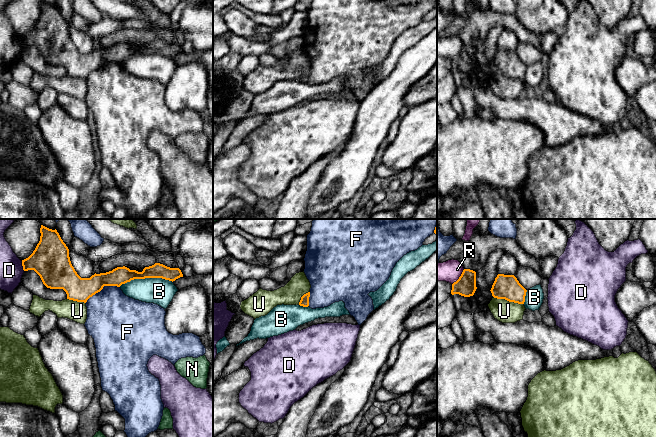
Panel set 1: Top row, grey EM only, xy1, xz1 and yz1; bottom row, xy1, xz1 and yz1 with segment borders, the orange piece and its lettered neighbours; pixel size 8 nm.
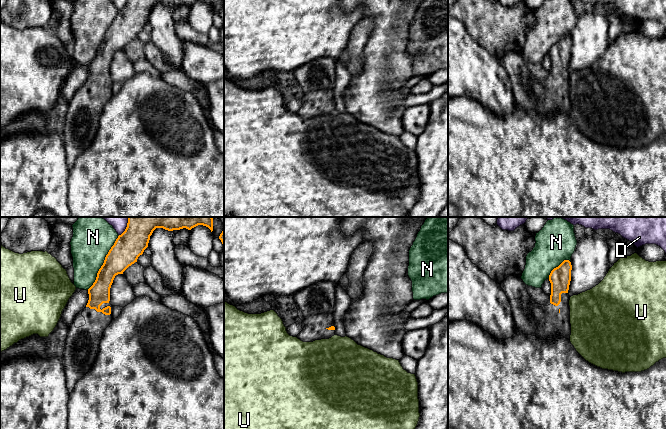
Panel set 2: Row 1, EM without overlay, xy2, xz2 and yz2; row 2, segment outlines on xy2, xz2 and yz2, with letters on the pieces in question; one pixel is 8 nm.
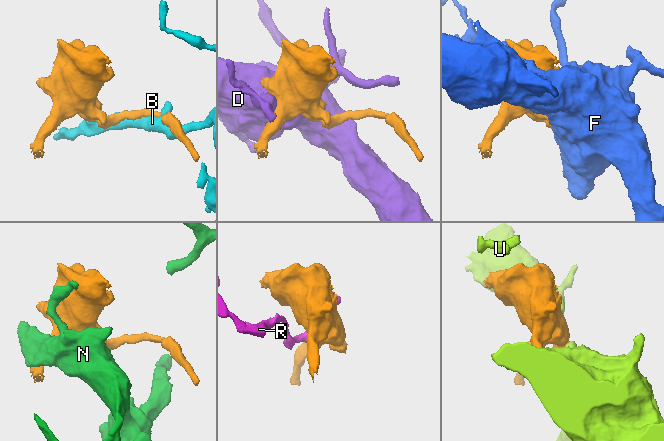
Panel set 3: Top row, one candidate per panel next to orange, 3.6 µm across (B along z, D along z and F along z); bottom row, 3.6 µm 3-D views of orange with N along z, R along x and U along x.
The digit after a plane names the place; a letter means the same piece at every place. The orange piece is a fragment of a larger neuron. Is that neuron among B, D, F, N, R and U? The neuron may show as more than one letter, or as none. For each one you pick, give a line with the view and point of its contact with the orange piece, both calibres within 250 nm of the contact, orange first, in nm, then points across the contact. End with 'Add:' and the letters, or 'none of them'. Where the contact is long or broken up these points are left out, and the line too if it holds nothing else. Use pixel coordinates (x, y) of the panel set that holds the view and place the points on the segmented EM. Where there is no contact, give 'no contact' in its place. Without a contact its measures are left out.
Add: none of them

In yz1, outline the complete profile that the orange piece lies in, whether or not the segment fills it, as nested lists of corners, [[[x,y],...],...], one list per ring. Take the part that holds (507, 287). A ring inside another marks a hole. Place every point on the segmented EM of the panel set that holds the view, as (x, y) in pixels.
[[[498,274],[491,288],[494,298],[524,304],[527,290],[514,275]]]

